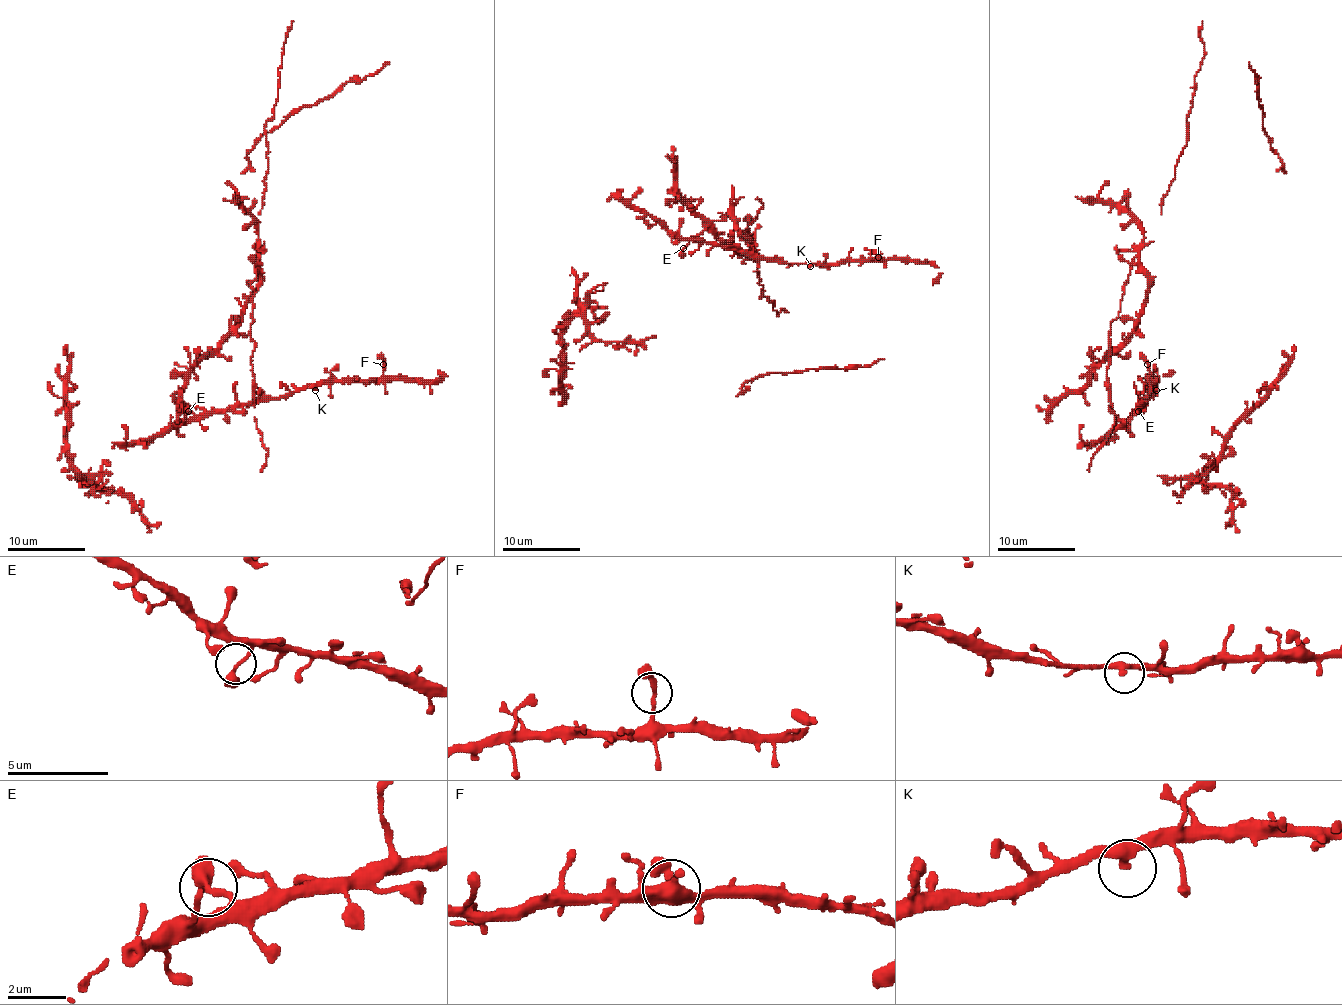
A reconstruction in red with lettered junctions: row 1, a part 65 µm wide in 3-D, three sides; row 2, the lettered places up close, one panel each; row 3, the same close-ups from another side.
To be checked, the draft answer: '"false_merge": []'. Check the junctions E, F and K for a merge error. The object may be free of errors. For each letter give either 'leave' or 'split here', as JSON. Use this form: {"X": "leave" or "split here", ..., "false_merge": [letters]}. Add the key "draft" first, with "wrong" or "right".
{"draft": "right", "E": "leave", "F": "leave", "K": "leave", "false_merge": []}

